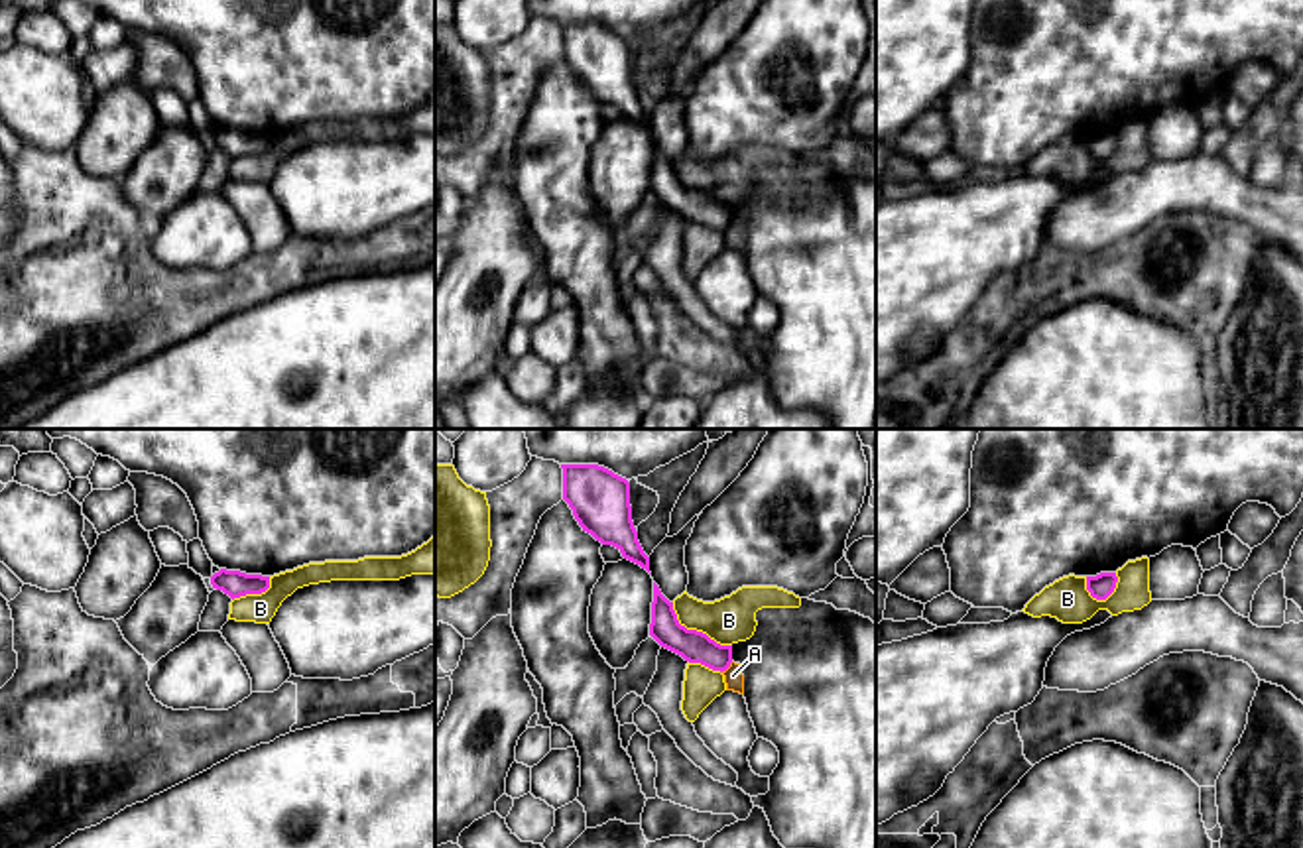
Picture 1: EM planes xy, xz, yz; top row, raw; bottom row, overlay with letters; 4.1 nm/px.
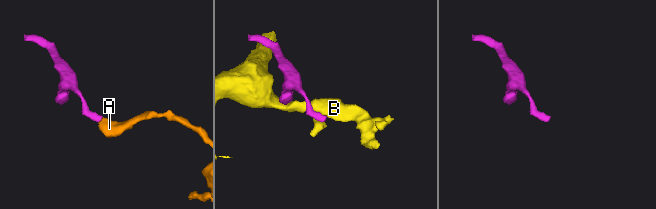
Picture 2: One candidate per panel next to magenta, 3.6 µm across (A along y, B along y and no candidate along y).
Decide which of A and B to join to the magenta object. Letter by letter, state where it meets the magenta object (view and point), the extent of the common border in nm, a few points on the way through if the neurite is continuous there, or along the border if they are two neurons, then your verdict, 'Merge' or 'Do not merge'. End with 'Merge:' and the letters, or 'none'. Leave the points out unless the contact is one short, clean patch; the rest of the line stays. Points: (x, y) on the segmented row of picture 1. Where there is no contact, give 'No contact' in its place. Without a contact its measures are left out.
A: Touches magenta at xz (727, 667). Shared border 70 nm. Boundary: xz (733, 662), (721, 671). Do not merge
B: Touches magenta at xz (695, 630). Shared border 300 nm. Boundary: xz (672, 603), (682, 624), (731, 646). Do not merge
Merge: none

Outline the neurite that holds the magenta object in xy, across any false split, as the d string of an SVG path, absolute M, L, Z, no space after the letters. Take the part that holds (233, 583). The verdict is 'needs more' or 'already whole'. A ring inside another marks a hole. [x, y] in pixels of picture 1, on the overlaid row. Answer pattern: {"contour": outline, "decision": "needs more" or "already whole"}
{"contour": "M220 569L211 576L211 584L234 600L246 594L266 592L270 588L270 576Z", "decision": "already whole"}

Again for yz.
{"contour": "M1100 573L1096 576L1086 576L1086 590L1096 600L1106 600L1116 588L1116 573Z", "decision": "already whole"}

